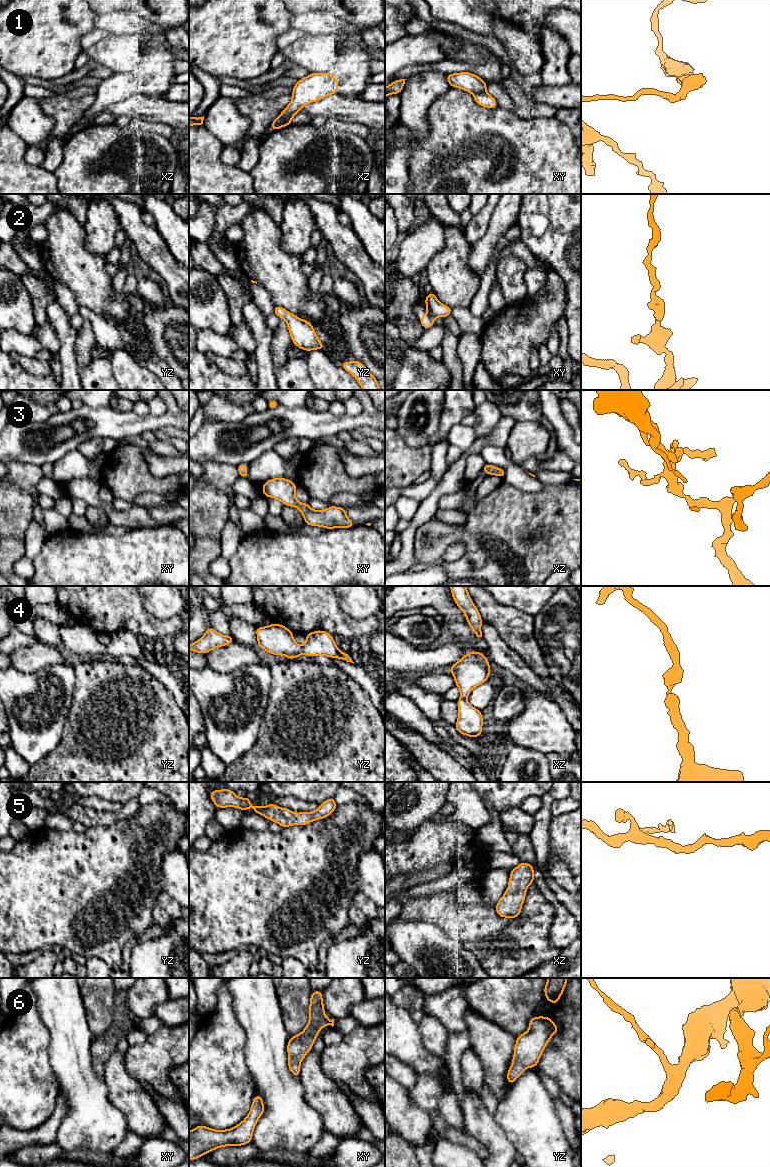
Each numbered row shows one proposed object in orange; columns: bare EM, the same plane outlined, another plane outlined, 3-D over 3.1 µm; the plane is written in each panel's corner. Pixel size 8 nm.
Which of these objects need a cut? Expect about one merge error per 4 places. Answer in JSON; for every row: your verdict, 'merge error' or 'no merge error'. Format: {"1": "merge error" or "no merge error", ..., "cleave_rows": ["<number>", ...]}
{"1": "merge error", "2": "no merge error", "3": "no merge error", "4": "no merge error", "5": "no merge error", "6": "no merge error", "cleave_rows": ["1"]}

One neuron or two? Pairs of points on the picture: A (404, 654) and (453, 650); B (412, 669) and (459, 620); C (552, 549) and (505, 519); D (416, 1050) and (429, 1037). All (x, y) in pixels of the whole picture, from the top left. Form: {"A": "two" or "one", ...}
{"A": "one", "B": "two", "C": "one", "D": "two"}

